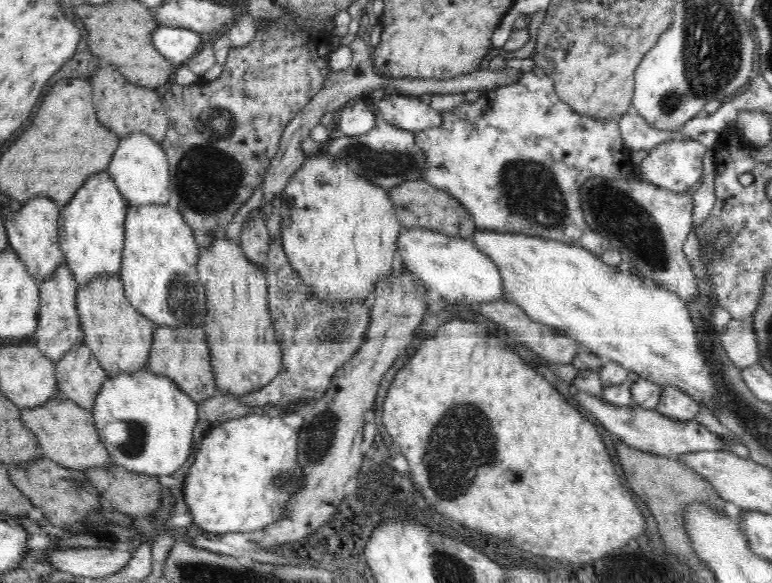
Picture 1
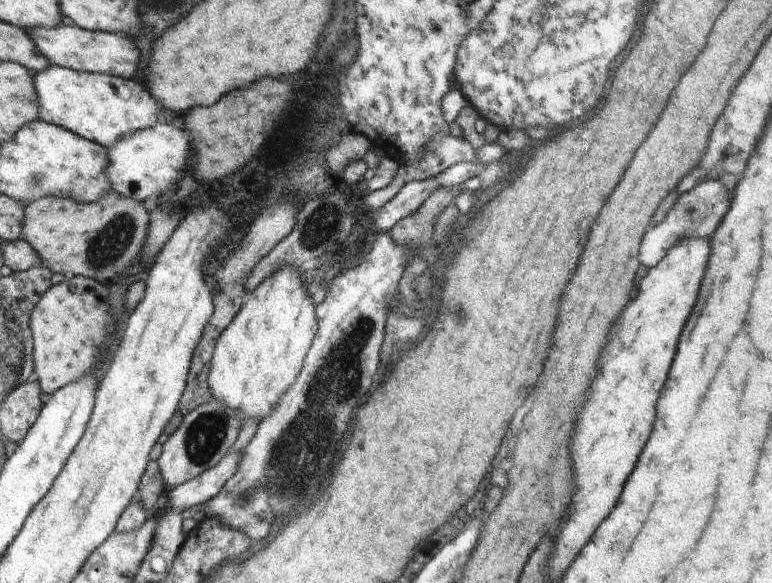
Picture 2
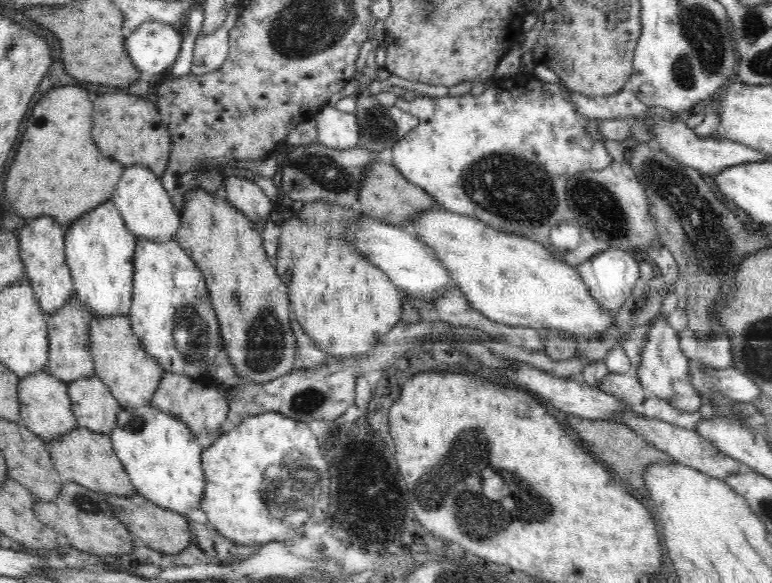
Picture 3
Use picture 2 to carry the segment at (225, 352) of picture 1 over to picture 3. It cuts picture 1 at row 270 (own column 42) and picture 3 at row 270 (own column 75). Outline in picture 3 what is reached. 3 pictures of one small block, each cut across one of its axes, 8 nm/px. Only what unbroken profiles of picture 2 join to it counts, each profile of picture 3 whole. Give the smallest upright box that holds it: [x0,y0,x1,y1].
[175,190,299,384]

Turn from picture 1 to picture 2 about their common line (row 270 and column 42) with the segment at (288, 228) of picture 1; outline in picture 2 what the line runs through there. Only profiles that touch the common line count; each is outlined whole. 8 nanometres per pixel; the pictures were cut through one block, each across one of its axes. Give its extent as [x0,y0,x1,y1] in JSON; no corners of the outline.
[31,275,113,396]

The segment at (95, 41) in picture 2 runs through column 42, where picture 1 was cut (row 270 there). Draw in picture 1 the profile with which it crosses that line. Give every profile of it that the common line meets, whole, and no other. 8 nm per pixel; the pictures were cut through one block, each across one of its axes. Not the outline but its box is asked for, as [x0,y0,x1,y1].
[4,196,65,283]

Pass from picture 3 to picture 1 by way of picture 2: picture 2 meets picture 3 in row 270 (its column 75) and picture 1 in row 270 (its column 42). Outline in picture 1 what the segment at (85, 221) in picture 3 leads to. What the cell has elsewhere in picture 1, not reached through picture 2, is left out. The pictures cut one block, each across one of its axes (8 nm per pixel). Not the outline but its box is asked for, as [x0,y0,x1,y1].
[57,170,129,283]

